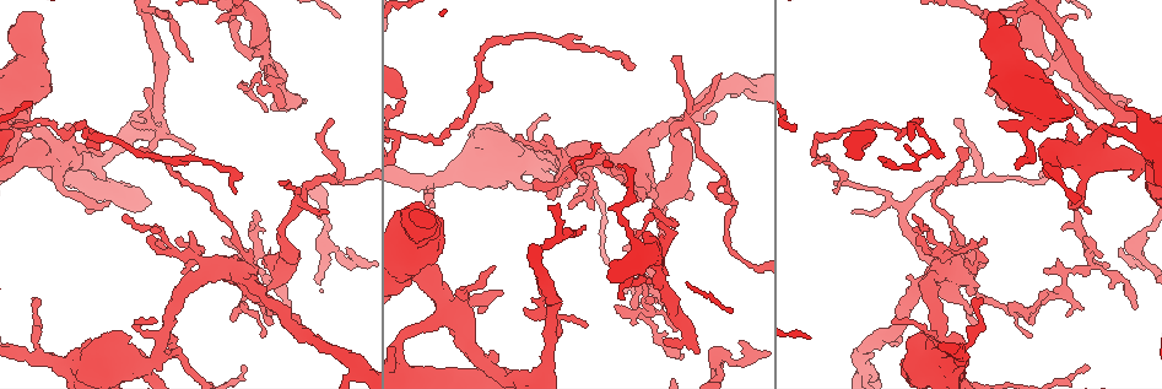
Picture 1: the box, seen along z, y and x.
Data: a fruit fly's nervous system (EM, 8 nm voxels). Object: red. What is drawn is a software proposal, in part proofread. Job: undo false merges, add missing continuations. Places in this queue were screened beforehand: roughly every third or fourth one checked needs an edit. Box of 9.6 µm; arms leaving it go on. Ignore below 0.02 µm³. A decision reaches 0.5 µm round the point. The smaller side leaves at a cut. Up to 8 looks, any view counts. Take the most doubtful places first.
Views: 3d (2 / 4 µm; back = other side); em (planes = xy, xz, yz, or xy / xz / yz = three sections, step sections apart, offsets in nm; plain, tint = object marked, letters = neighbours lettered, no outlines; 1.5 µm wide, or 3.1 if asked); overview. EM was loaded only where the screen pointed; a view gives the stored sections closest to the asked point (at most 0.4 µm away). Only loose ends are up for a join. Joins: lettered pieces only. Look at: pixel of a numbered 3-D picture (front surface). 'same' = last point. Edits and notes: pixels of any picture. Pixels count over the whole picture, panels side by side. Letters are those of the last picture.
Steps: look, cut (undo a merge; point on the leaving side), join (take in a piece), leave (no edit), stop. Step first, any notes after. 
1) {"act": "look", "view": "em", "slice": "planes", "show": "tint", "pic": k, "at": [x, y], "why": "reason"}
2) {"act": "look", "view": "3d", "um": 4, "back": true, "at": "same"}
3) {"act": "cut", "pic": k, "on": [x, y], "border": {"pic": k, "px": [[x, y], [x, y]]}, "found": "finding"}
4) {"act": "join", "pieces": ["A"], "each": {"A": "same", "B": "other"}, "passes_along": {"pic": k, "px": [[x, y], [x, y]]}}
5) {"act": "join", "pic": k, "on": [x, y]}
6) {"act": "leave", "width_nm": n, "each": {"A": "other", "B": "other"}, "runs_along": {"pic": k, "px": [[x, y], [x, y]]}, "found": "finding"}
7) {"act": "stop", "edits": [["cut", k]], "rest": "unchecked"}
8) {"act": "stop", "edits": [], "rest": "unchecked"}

{"act": "look", "view": "em", "slice": "planes", "show": "plain", "pic": 1, "at": [108, 202], "why": "free end"}

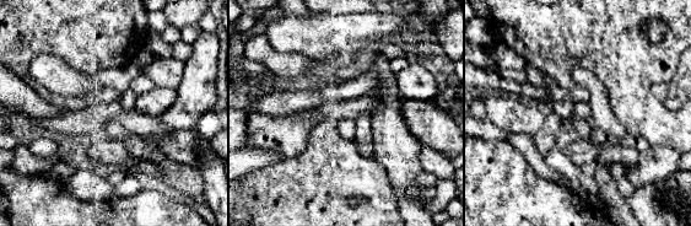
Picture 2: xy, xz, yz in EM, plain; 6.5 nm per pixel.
{"act": "look", "view": "em", "slice": "planes", "show": "letters", "at": "same"}

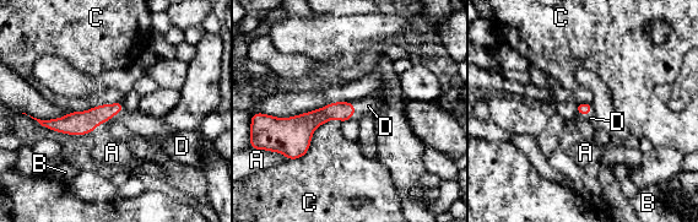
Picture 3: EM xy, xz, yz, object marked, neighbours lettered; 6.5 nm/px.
{"act": "join", "pieces": ["D"], "each": {"A": "other", "B": "other", "C": "other", "D": "same"}, "found": "the neuron continues"}

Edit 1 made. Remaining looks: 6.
{"act": "look", "view": "overview"}

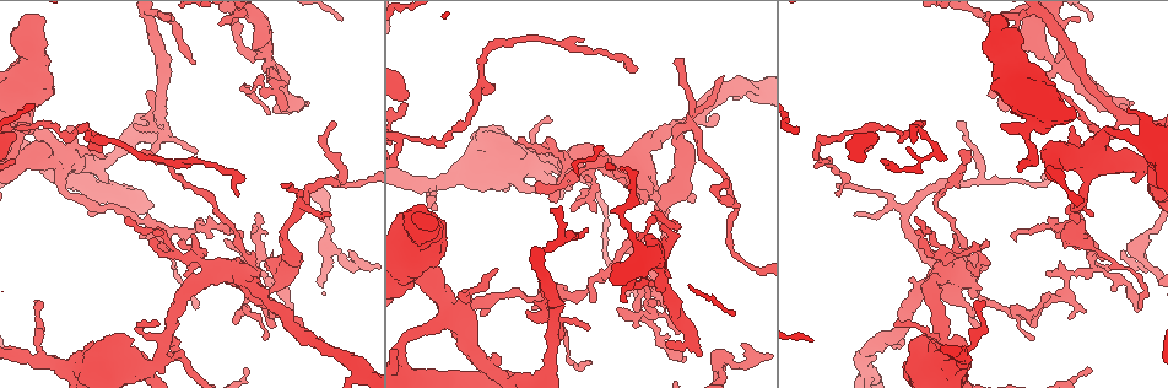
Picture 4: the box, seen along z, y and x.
{"act": "look", "view": "3d", "um": 4, "pic": 4, "at": [1090, 371], "why": "long arm stops here"}

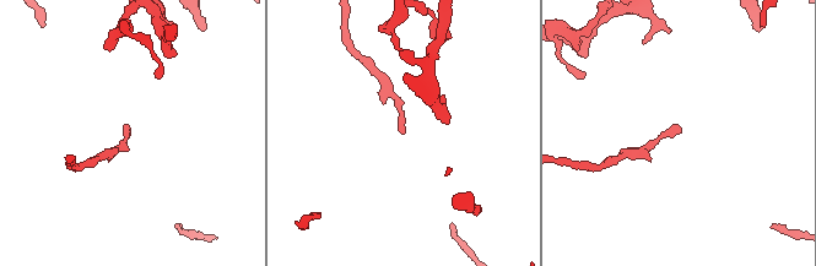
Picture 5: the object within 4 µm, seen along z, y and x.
{"act": "look", "view": "em", "slice": "yz", "step": 8, "show": "letters", "pic": 5, "at": [125, 130]}

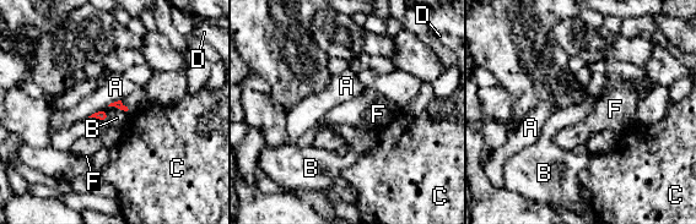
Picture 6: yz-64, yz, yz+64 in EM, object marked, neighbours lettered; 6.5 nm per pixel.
{"act": "look", "view": "em", "slice": "planes", "show": "letters", "at": "same", "why": "cut it another way"}

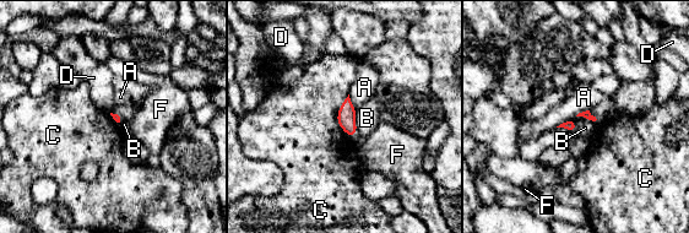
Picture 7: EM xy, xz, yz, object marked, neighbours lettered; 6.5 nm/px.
{"act": "leave", "each": {"A": "other", "B": "other", "C": "other", "D": "other", "F": "other"}, "border": {"pic": 7, "px": [[348, 93], [337, 124], [353, 137]]}, "found": "none of them fits"}

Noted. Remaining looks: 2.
{"act": "look", "view": "em", "slice": "planes", "show": "tint", "pic": 4, "at": [1135, 246], "why": "three arms meet"}

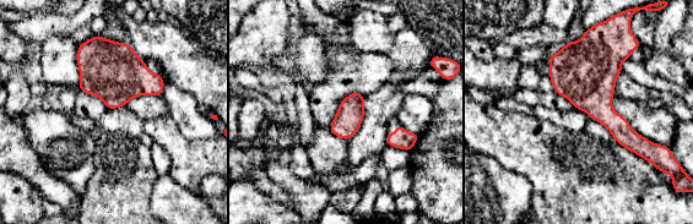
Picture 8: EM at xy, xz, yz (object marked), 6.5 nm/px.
{"act": "look", "view": "em", "slice": "planes", "show": "letters", "at": "same", "why": "see the neighbours"}

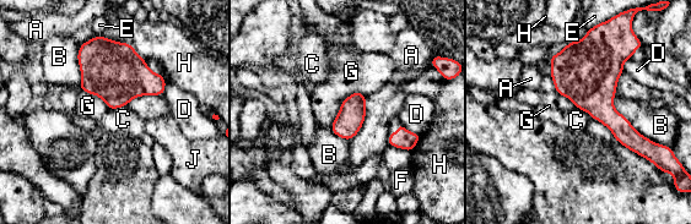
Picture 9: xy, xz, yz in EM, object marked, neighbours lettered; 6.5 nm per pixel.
{"act": "leave", "longest_contact_nm": ["E", 420], "each": {"A": "other", "B": "other", "C": "other", "D": "other", "E": "other", "F": "other", "G": "other", "H": "other", "J": "other"}, "border": {"pic": 9, "px": [[646, 6], [621, 10], [588, 29]]}, "found": "all the same neuron"}

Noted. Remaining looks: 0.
{"act": "stop", "edits": [["join", 3]], "rest": "unchecked"}

